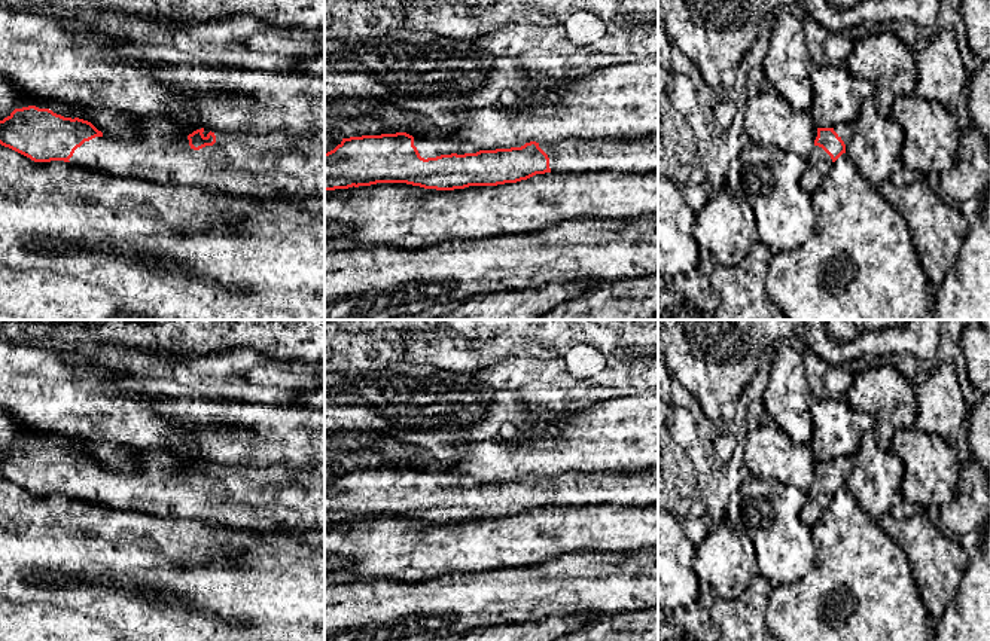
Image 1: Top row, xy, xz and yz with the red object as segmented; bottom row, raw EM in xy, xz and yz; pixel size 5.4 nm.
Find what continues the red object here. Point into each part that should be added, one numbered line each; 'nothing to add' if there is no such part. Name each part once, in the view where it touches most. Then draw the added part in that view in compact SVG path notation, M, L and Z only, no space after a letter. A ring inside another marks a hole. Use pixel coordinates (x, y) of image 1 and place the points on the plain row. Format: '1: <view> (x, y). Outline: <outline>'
1: xz (428, 481). Outline: M414 470L414 479L417 480L421 491L436 491L441 488L464 488L476 486L479 483L496 483L496 482L482 482L470 474L457 474L457 473L433 473Z

